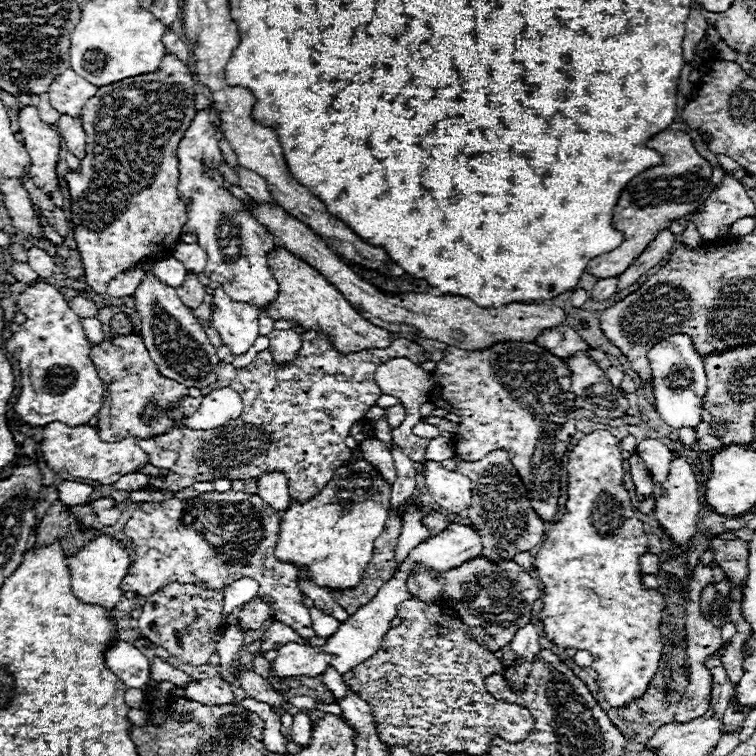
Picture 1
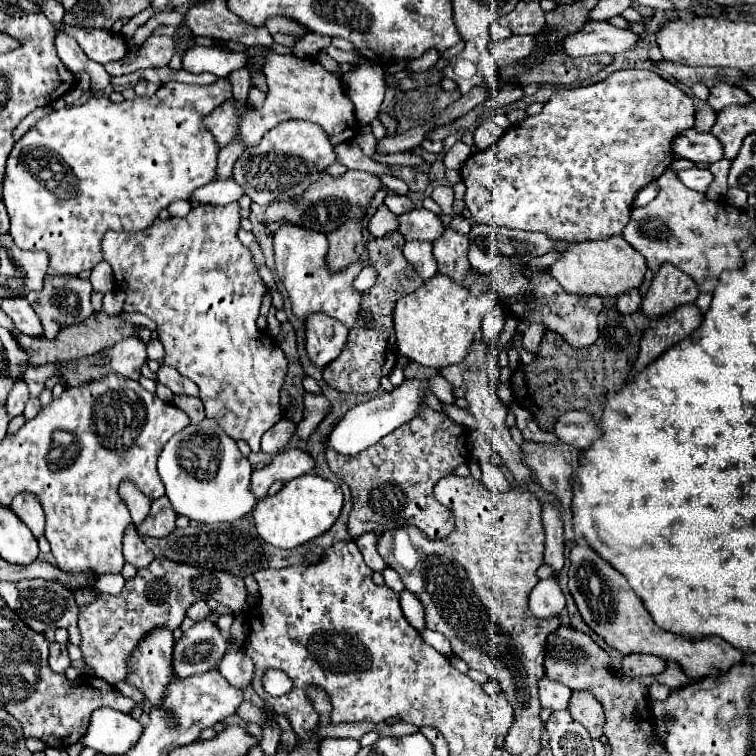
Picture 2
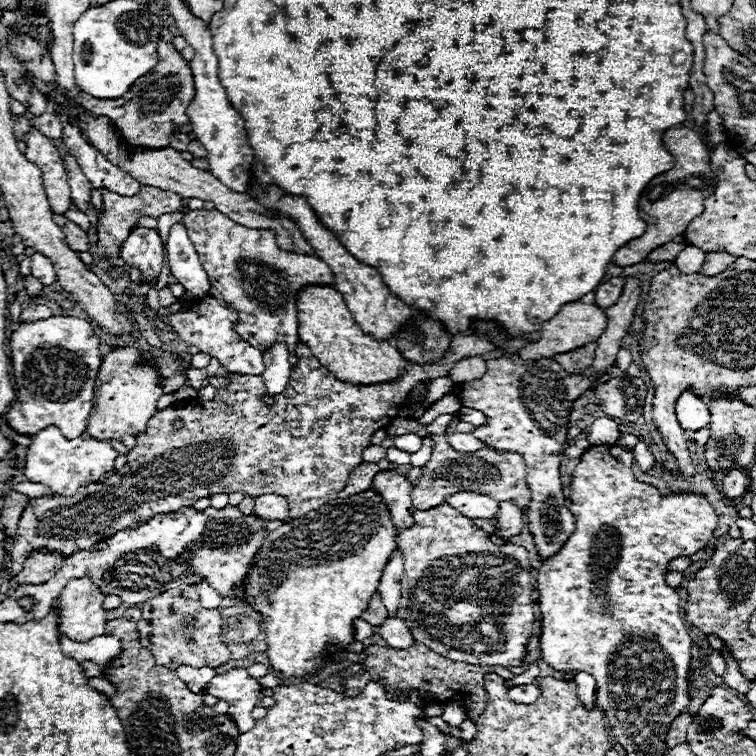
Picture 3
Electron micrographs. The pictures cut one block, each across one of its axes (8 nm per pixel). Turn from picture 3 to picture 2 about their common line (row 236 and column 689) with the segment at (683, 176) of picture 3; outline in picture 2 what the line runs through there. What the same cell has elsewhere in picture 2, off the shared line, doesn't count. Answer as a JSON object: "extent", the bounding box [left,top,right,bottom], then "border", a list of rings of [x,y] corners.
{"extent":[568,540,742,680],"border":[[[578,540],[570,552],[570,570],[568,570],[568,590],[584,618],[584,622],[604,638],[604,642],[622,654],[658,654],[664,660],[674,660],[682,670],[700,680],[700,676],[716,676],[726,672],[732,664],[742,662],[742,652],[730,646],[720,636],[704,636],[702,640],[688,640],[674,632],[666,632],[650,620],[646,608],[640,604],[638,596],[628,586],[626,578],[614,570],[606,560],[598,556],[596,550],[588,548],[584,540]]]}

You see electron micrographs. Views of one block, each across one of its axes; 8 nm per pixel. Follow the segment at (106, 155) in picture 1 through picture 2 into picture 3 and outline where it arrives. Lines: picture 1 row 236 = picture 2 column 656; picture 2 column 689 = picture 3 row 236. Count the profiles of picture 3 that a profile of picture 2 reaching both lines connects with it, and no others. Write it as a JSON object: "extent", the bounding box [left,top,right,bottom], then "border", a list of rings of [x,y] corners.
{"extent":[98,186,184,258],"border":[[[144,186],[140,188],[140,192],[136,196],[116,196],[114,192],[102,190],[102,210],[98,212],[98,254],[102,258],[118,258],[120,254],[120,244],[124,244],[124,240],[130,236],[132,226],[136,226],[136,222],[142,216],[150,216],[150,218],[158,218],[162,214],[170,214],[170,212],[184,212],[184,200],[178,198],[178,194],[174,192],[166,192],[154,186]]]}

